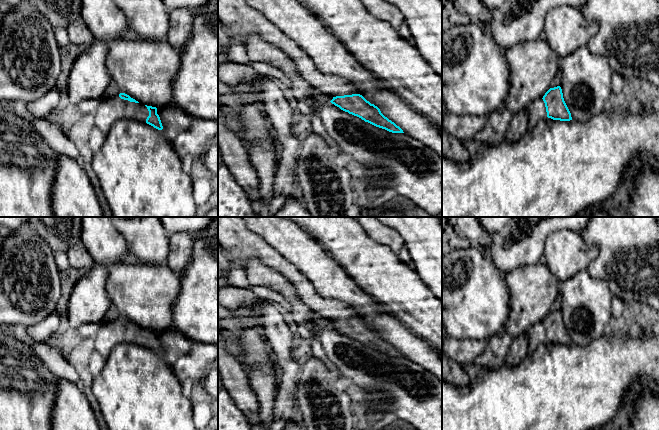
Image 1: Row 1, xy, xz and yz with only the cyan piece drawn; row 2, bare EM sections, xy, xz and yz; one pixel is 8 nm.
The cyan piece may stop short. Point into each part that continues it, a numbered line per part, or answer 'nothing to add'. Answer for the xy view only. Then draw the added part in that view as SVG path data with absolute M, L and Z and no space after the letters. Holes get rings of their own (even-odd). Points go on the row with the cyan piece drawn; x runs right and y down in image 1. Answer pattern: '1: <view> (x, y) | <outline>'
1: xy (110, 110) | M117 95L106 99L101 98L96 112L92 115L95 127L106 135L110 127L121 119L146 122L149 111L145 105L121 99Z

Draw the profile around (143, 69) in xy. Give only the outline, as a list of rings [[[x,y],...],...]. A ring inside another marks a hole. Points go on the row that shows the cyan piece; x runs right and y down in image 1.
[[[118,38],[109,43],[106,65],[112,81],[121,93],[129,95],[140,104],[152,107],[164,107],[172,104],[172,83],[180,67],[182,49],[177,49],[166,40],[129,40]]]

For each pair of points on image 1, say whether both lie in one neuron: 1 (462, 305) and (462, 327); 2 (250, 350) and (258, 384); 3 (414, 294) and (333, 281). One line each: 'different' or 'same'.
1: same
2: same
3: different

